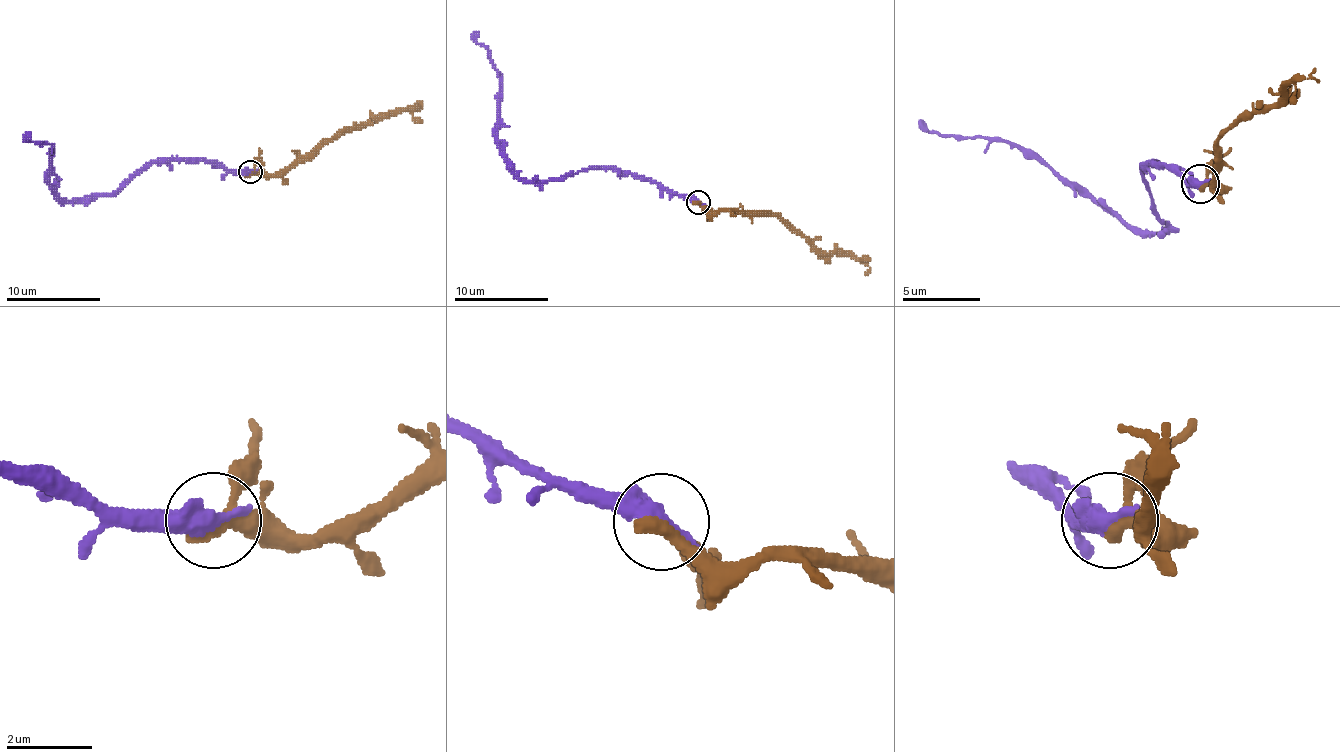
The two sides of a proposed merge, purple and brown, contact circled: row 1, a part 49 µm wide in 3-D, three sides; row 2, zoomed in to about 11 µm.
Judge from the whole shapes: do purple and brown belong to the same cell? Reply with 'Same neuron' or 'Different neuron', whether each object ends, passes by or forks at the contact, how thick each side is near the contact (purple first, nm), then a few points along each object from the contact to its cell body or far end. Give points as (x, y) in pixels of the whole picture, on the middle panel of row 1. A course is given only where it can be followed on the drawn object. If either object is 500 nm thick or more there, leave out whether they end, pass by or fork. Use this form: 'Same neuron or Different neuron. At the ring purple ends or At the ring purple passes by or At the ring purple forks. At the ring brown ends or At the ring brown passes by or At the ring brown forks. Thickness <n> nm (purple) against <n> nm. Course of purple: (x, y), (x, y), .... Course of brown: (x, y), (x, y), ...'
Same neuron. Thickness 500 nm (purple) against 320 nm. Course of purple: (698, 201), (599, 168), (561, 180), (523, 180), (497, 138), (499, 83), (490, 53), (476, 41), (478, 32). Course of brown: (698, 201), (712, 211), (768, 211), (827, 253), (856, 256), (870, 268), (865, 275)

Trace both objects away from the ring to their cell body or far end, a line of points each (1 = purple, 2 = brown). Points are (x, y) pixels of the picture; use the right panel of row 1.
1: (1199, 185), (1168, 165), (1145, 169), (1145, 185), (1164, 227), (1133, 231), (1005, 142), (935, 134), (919, 119)
2: (1199, 185), (1215, 188), (1215, 146), (1285, 91), (1288, 84), (1308, 80), (1319, 84)

